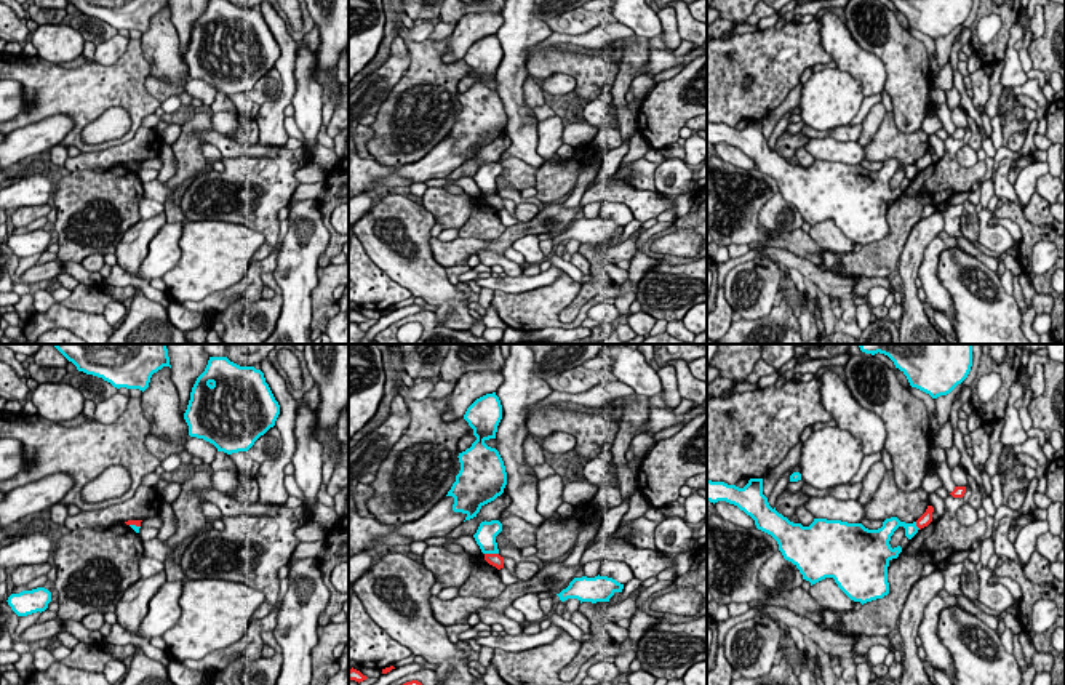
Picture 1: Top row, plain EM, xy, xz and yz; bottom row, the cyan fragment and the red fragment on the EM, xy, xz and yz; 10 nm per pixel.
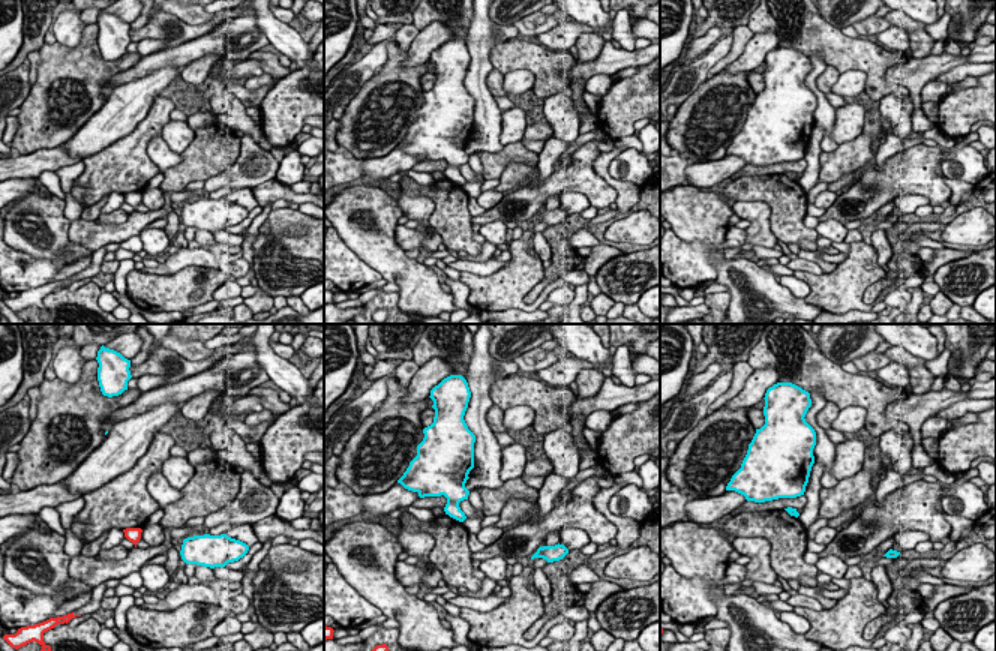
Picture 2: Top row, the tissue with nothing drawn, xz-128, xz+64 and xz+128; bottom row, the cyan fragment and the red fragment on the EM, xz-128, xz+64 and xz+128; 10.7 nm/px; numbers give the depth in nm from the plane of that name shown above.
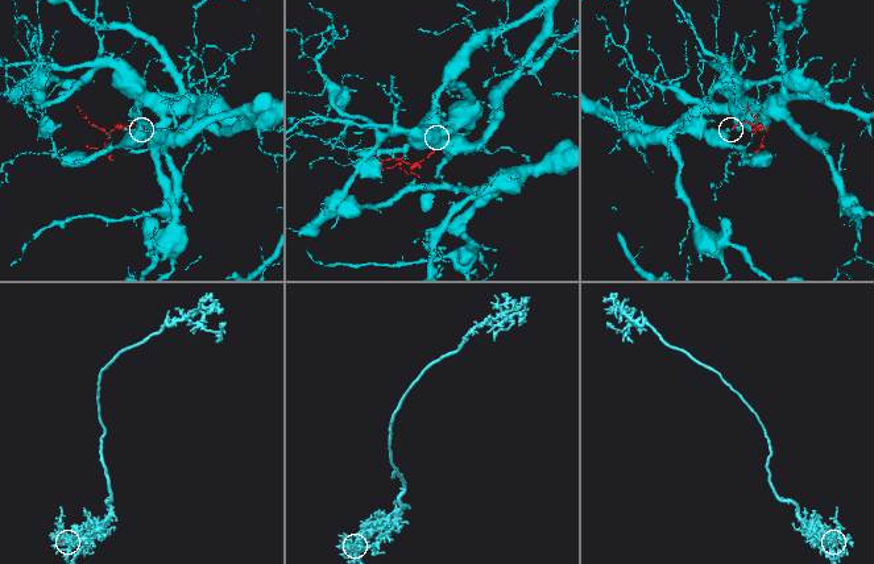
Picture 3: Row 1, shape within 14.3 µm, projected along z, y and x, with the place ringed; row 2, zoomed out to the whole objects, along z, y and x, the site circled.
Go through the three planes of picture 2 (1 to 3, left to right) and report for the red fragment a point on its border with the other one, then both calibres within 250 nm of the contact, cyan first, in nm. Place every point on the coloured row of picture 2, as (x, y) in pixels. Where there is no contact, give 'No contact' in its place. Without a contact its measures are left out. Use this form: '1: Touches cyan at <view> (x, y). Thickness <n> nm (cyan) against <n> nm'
1: No contact
2: No contact
3: No contact

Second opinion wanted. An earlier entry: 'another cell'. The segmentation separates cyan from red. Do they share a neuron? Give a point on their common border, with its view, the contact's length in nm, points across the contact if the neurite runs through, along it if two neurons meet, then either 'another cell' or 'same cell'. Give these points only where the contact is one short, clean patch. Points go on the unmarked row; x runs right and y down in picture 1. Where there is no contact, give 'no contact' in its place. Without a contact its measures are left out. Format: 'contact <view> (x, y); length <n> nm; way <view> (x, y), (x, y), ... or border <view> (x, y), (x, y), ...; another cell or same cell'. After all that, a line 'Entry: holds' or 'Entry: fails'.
contact xz (491, 194); length 140 nm; border xz (485, 194), (498, 196); another cell
Entry: holds

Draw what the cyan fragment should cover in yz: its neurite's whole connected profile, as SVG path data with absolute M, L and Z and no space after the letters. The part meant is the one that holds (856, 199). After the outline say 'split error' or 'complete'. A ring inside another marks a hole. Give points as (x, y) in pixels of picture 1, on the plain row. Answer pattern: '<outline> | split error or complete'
M750 120L744 130L728 126L724 123L707 122L707 142L726 142L737 147L755 162L758 171L771 176L782 194L784 200L792 203L803 221L811 227L833 219L838 229L854 243L862 246L889 235L888 208L892 200L897 200L902 189L891 189L889 182L899 168L905 170L905 178L911 181L918 174L916 163L905 165L897 158L886 160L878 171L868 171L862 165L848 165L841 162L814 160L809 168L793 165L782 155L772 150L768 139L763 136L763 120Z | complete

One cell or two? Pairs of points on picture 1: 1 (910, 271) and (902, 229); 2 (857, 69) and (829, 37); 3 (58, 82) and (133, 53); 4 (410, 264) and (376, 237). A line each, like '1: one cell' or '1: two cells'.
1: two cells
2: one cell
3: one cell
4: one cell

